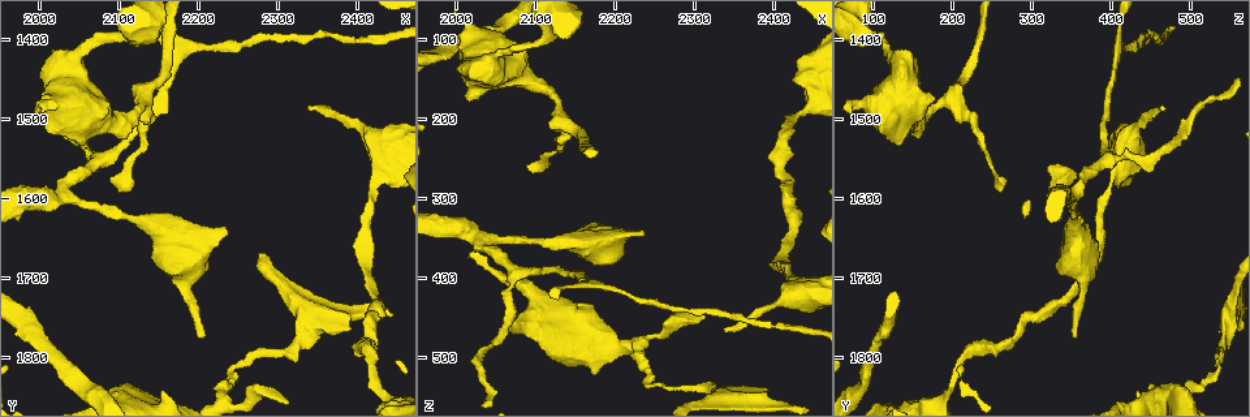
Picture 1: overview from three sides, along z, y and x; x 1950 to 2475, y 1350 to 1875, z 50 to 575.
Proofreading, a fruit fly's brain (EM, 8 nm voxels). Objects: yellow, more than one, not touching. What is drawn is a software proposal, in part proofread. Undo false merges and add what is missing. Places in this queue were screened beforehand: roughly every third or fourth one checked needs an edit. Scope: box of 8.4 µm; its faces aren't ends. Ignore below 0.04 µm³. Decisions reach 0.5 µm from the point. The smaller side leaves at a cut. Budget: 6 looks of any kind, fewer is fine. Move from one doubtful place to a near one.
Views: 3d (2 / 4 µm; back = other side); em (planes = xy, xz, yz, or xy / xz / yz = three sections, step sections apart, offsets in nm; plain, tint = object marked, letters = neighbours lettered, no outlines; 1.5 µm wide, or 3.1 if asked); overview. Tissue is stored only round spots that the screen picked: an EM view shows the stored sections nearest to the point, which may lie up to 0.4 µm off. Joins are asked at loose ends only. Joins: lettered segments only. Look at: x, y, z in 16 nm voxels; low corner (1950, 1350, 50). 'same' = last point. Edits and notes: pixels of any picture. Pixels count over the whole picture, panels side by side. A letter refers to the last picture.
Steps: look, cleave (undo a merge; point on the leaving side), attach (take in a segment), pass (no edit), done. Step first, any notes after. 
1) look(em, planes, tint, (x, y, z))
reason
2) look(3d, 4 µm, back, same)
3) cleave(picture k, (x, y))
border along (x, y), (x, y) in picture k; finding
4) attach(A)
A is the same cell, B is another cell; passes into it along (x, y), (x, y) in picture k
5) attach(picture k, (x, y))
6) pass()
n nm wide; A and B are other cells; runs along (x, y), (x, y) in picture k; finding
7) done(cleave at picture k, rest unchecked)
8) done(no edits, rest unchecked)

look(em, xz, step 4, letters, (2035, 1595, 355))
arms part here

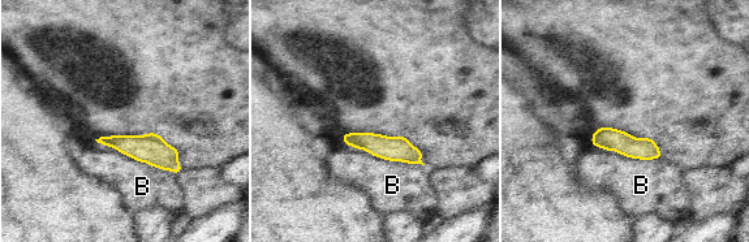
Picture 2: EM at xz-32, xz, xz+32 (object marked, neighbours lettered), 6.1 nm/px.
look(em, planes, letters, same)

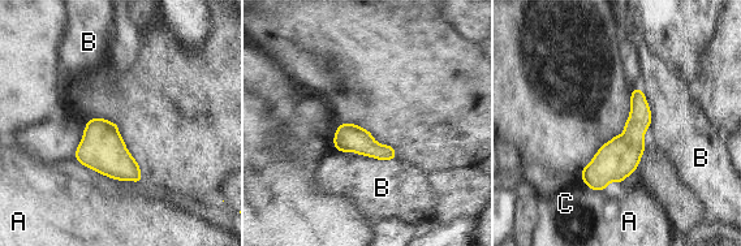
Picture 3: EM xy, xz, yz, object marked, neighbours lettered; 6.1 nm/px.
pass()
A, B and C are other cells; border along (581, 177), (591, 189), (604, 190) in picture 3; all the same neuron

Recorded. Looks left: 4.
look(3d, 4 µm, (2335, 1490, 470))
free end

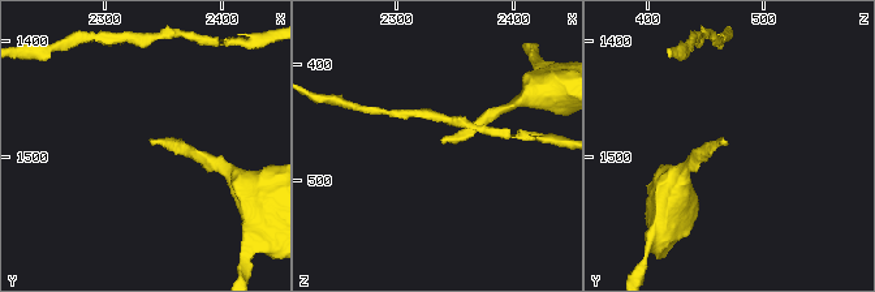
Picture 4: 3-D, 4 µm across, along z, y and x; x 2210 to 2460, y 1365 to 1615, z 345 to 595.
look(em, planes, letters, (2338, 1488, 470))

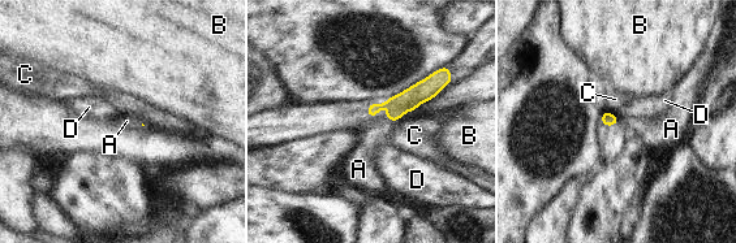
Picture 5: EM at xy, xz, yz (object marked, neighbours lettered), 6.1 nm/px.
attach(A)
A is the same cell, B, C and D are other cells; passes into it along (408, 100), (390, 118), (369, 139) in picture 5; it goes on there

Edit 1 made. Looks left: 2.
look(em, xz, step 4, letters, (2285, 1395, 435))
a narrow waist

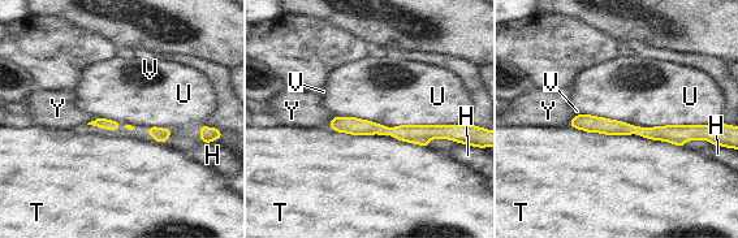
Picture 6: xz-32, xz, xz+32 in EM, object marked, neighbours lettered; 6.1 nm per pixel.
pass()
H, T, U, V and Y are other cells; one neuron here

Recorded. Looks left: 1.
done(attach at picture 5, rest unchecked)

